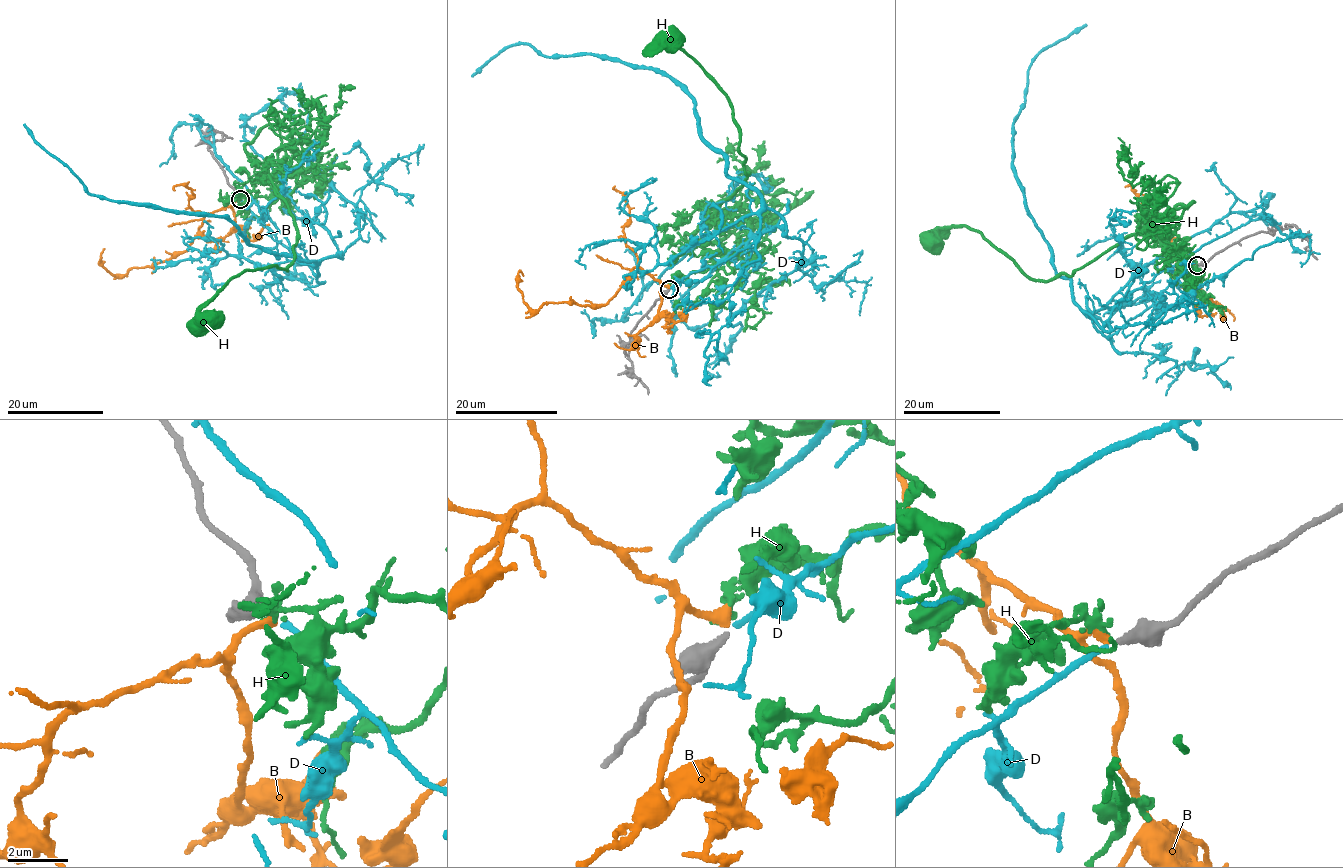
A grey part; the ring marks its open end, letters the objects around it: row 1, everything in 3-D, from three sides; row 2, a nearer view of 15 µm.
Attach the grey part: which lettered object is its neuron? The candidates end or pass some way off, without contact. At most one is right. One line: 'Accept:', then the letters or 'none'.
Accept: D

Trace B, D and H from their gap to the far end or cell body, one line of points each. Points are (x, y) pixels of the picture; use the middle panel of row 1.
B: (669, 288), (636, 267), (605, 304), (550, 302), (537, 309), (529, 309), (517, 286), (519, 270), (523, 276)
D: (670, 288), (760, 223), (761, 199), (727, 175), (681, 86), (527, 43), (473, 76)
H: (668, 288), (710, 266), (731, 271), (737, 250), (692, 245), (746, 178), (728, 96), (667, 38)

